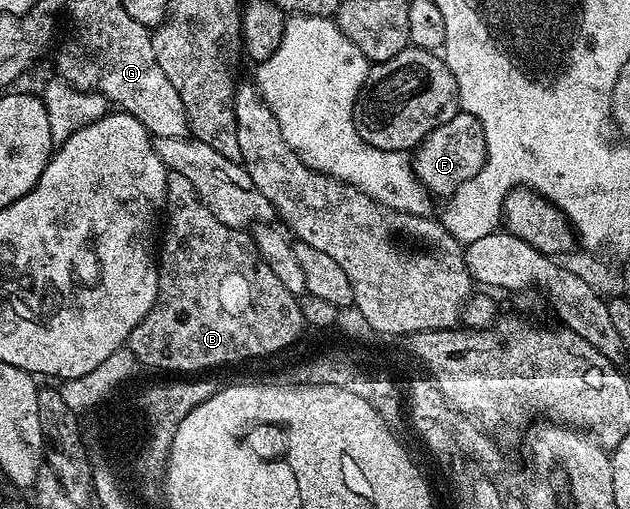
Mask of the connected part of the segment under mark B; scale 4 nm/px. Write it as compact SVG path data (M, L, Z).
M167 171L167 204L171 235L161 242L158 255L159 287L153 308L133 328L129 349L140 363L155 370L211 370L246 358L267 358L287 350L305 331L300 299L277 280L277 272L259 255L255 239L243 230L221 224L181 172Z

